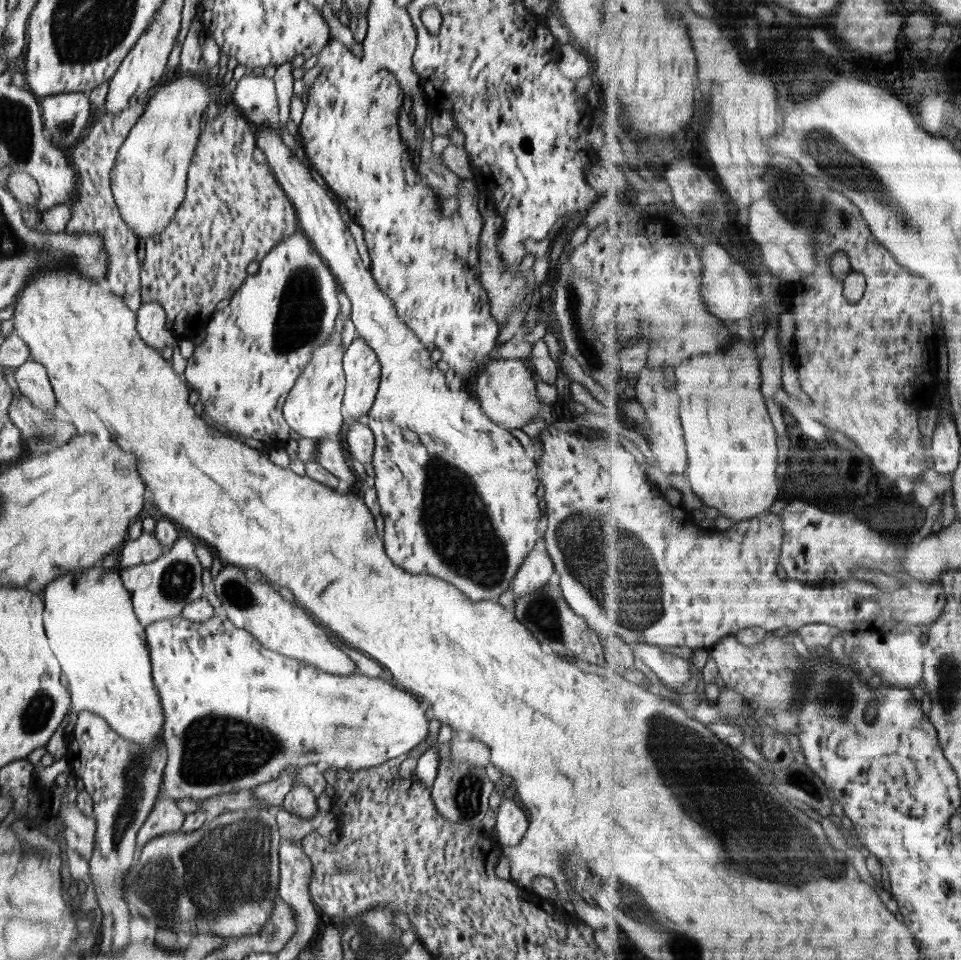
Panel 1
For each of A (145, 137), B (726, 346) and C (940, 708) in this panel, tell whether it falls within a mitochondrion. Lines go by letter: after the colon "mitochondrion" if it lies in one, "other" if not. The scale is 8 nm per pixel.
A: other
B: other
C: mitochondrion

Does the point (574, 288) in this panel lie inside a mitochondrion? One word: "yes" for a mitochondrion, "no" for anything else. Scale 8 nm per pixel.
yes

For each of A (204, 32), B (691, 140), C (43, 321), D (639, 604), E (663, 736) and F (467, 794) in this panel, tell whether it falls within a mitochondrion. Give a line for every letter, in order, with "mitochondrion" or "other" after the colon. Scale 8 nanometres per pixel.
A: other
B: other
C: other
D: mitochondrion
E: mitochondrion
F: mitochondrion

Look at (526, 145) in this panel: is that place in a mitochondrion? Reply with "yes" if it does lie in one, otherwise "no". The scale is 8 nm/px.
no

